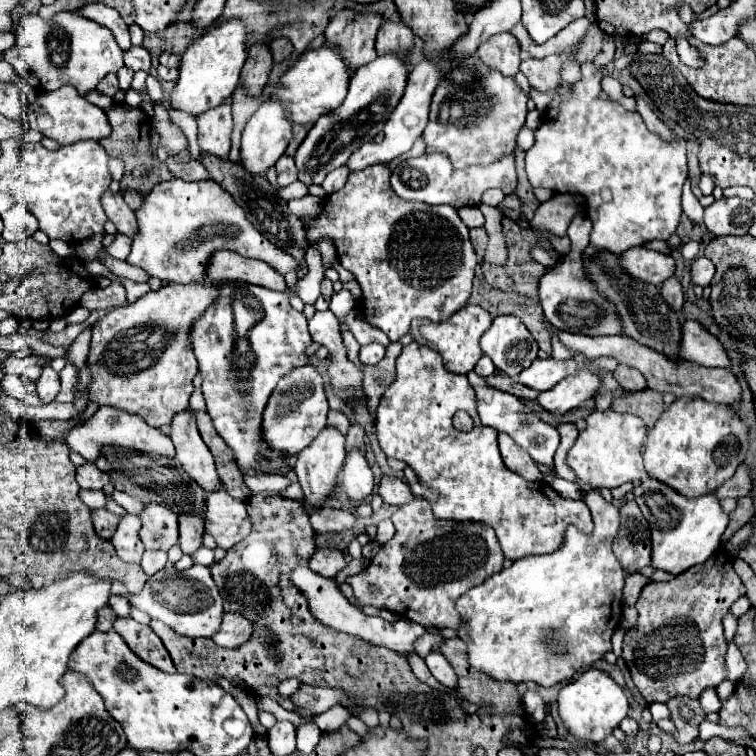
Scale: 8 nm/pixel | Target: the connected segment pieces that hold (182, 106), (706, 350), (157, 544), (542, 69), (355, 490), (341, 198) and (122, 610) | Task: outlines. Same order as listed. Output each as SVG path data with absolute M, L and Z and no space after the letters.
M227 20L219 26L213 26L197 38L183 54L181 66L179 66L179 80L171 92L169 104L175 110L183 110L191 116L201 116L203 112L223 104L239 84L239 74L243 68L243 62L247 60L247 30L241 20Z
M685 320L683 324L681 358L705 368L731 368L731 360L719 338L697 320Z
M145 504L137 514L141 518L141 542L147 550L169 550L179 540L177 514L161 504Z
M549 56L543 60L529 58L521 62L521 72L531 82L531 88L539 92L553 92L559 86L559 68L567 60L567 56Z
M353 450L339 476L339 490L347 494L349 500L367 500L373 492L373 474L363 456L363 452Z
M373 164L365 170L353 172L339 192L327 196L325 208L317 216L315 226L307 232L307 238L333 238L339 262L355 276L361 286L363 298L357 306L359 316L371 326L381 328L391 340L399 340L409 332L413 318L443 322L467 304L471 296L477 256L469 240L469 228L463 224L455 208L401 200L393 192L389 176L391 170L387 168L387 164Z
M109 596L109 606L115 610L115 614L117 616L121 616L121 618L125 618L125 616L129 616L129 600L125 598L125 596Z

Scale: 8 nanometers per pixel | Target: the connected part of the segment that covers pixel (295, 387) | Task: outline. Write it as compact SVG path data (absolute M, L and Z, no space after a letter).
M311 364L295 368L291 370L291 374L285 374L283 380L277 382L263 410L263 426L261 426L263 440L273 450L281 452L285 458L293 458L303 448L307 448L327 426L327 412L329 412L329 406L323 392L321 374Z

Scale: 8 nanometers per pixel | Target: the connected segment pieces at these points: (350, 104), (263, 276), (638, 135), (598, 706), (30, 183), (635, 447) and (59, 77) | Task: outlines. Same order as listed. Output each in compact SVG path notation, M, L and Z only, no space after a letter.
M397 54L379 56L367 66L355 70L349 82L349 94L343 100L343 104L337 110L323 114L313 124L301 146L297 148L295 152L297 180L301 180L307 186L323 184L325 176L331 170L343 166L361 144L373 142L373 138L383 130L383 124L399 104L403 88L407 86L407 78L409 78L409 64Z
M219 250L211 256L207 266L209 282L247 282L271 290L285 290L285 278L267 262L243 258L229 250Z
M583 62L581 66L581 82L573 84L571 86L571 92L569 94L563 94L561 90L555 90L551 96L553 96L553 104L549 108L549 112L545 114L545 120L543 124L535 130L535 144L527 150L527 156L525 156L525 162L527 162L527 176L529 176L529 182L533 188L537 186L543 186L543 188L551 188L559 194L581 194L585 198L585 206L587 206L587 216L591 218L593 222L593 232L591 232L591 244L597 246L597 248L607 248L615 254L623 254L635 246L645 246L645 242L651 242L651 240L667 240L679 226L679 220L681 220L681 190L683 190L683 184L687 180L687 142L683 138L677 138L677 142L663 142L659 140L659 136L651 134L645 126L645 122L639 118L639 114L633 114L629 110L625 110L621 104L617 102L611 102L611 100L599 100L597 96L601 94L601 78L603 78L603 68L597 68L593 66L591 62Z
M587 670L559 690L557 708L565 730L573 734L579 744L599 744L611 736L611 732L627 716L629 702L621 686L609 674L601 670Z
M77 142L75 146L63 146L59 150L47 150L41 144L23 144L17 178L17 200L21 200L33 212L33 216L39 222L39 230L43 230L49 238L81 242L85 238L91 238L93 234L101 234L103 224L107 222L107 216L101 206L101 196L107 192L111 184L111 172L107 162L109 154L99 142Z
M615 410L591 412L587 416L587 428L579 432L575 446L569 450L567 464L579 476L579 480L591 484L593 488L617 488L631 480L641 480L647 476L641 458L641 446L647 436L647 428L635 414L619 414Z
M25 10L15 28L15 44L3 52L3 60L7 60L15 74L31 88L53 92L69 84L77 88L81 96L93 90L105 74L125 66L123 50L111 30L75 12L59 12L51 20L43 20L39 14Z

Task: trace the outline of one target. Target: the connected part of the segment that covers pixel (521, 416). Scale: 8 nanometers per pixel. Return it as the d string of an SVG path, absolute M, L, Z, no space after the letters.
M473 370L467 374L467 378L469 378L469 382L471 382L473 390L475 390L475 396L477 396L477 412L479 412L481 422L485 426L495 428L497 432L509 434L523 450L529 452L529 456L533 460L551 466L553 464L553 454L555 454L555 450L559 446L559 432L553 426L549 426L547 422L539 420L539 416L535 412L531 412L519 398L515 398L509 392L493 388L491 384L485 382L485 378L481 378Z

